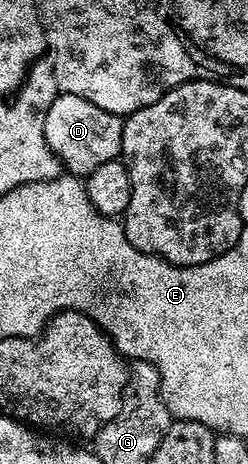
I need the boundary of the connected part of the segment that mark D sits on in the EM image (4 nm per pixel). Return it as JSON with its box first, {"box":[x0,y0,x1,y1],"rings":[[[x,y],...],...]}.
{"box":[44,94,124,178],"rings":[[[74,94],[59,95],[46,112],[44,141],[48,143],[49,153],[64,163],[65,173],[86,178],[98,170],[98,166],[120,156],[123,129],[124,120],[121,117],[102,110],[94,102],[86,102],[86,98],[78,98]]]}

